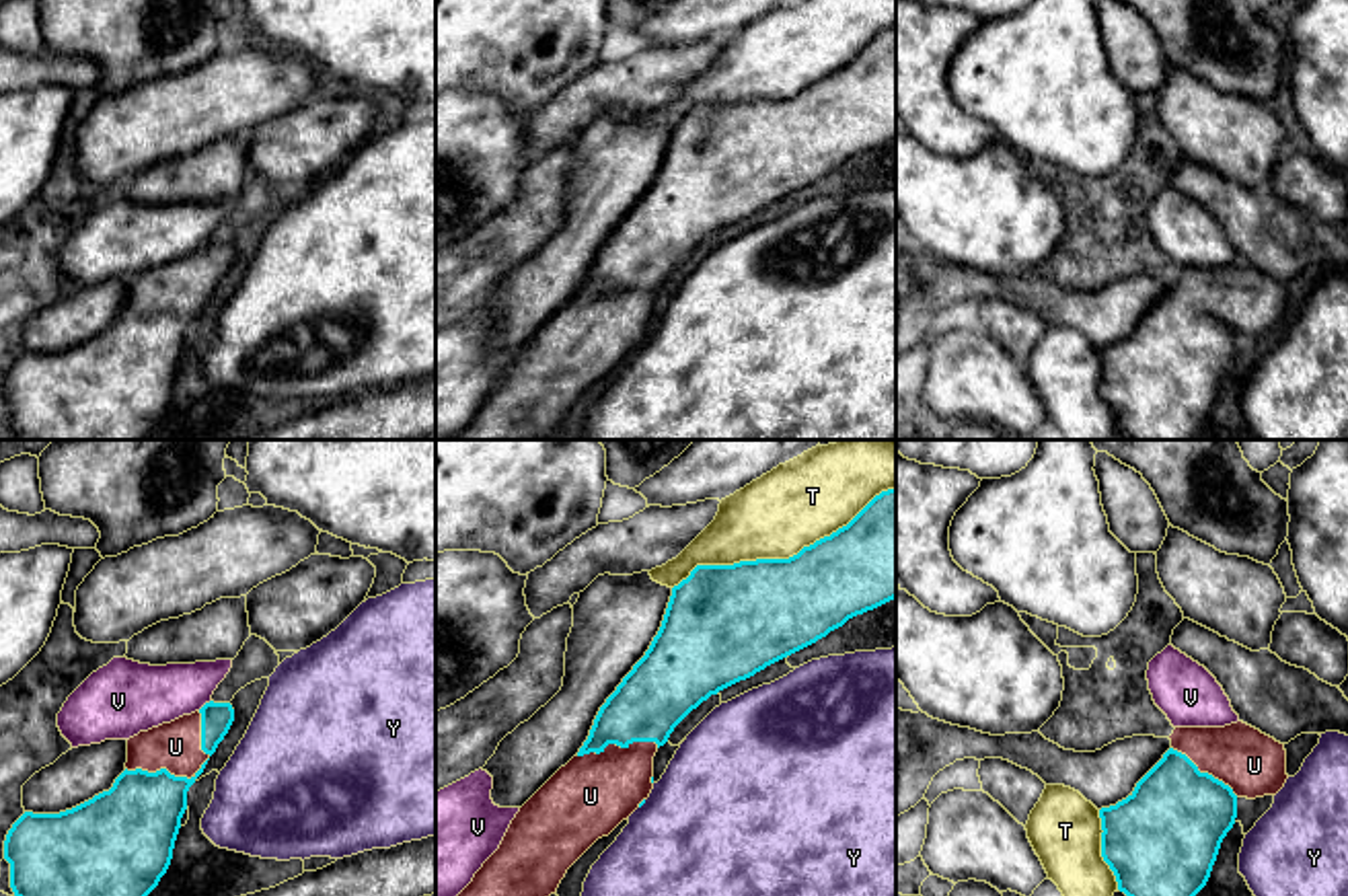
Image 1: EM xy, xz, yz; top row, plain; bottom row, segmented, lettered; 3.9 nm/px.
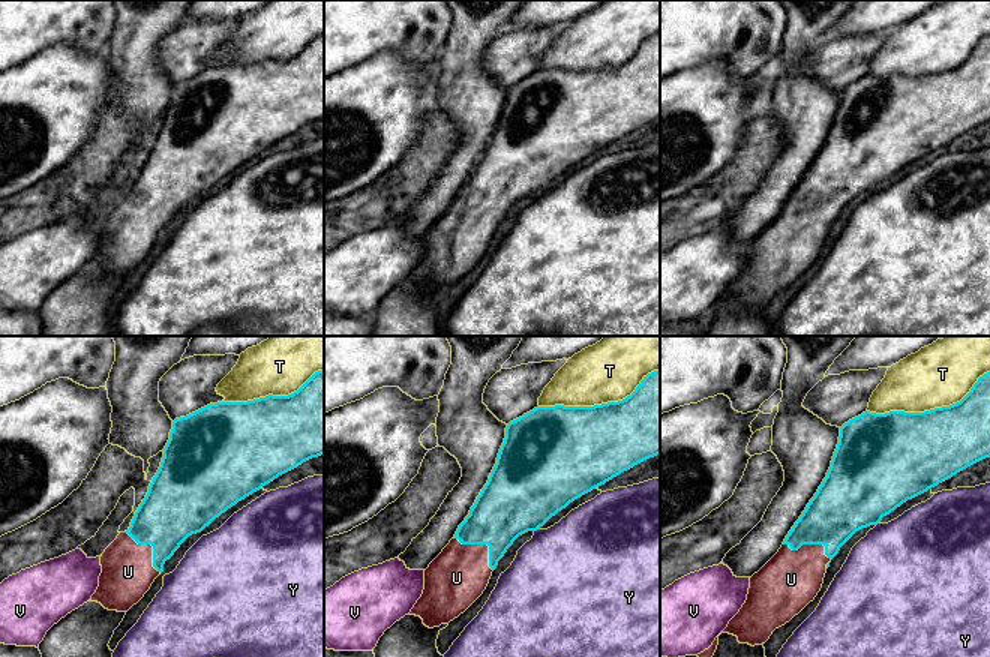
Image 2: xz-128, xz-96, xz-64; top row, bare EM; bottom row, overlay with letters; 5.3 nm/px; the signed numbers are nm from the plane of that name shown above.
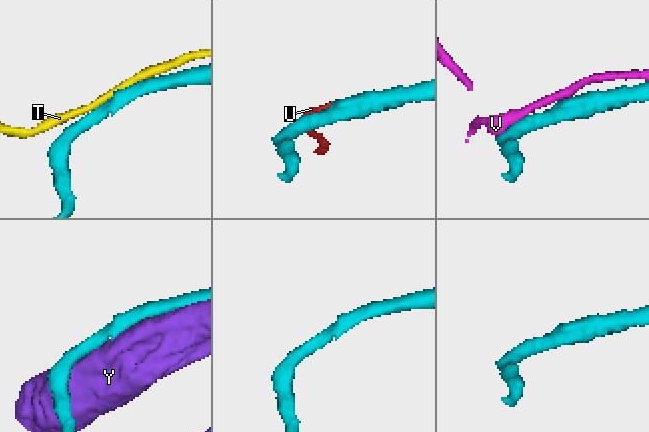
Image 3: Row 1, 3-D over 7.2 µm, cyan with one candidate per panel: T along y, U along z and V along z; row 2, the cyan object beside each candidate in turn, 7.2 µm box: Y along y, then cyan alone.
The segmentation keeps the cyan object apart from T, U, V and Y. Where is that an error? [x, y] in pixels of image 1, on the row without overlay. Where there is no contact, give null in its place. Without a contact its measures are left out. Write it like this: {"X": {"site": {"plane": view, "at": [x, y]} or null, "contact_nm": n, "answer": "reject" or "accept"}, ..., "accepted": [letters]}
{"T": {"site": {"plane": "xz", "at": [783, 99]}, "contact_nm": 950, "answer": "reject"}, "U": {"site": {"plane": "xy", "at": [192, 317]}, "contact_nm": 380, "answer": "accept"}, "V": {"site": {"plane": "xy", "at": [206, 243]}, "contact_nm": 70, "answer": "reject"}, "Y": {"site": {"plane": "xz", "at": [644, 342]}, "contact_nm": 50, "answer": "reject"}, "accepted": ["U"]}

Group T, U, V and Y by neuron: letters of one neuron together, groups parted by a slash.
T / U / V / Y

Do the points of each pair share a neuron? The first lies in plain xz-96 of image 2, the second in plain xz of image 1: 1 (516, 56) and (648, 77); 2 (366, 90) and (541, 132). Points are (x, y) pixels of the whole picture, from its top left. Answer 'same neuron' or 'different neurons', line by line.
1: same neuron
2: different neurons

